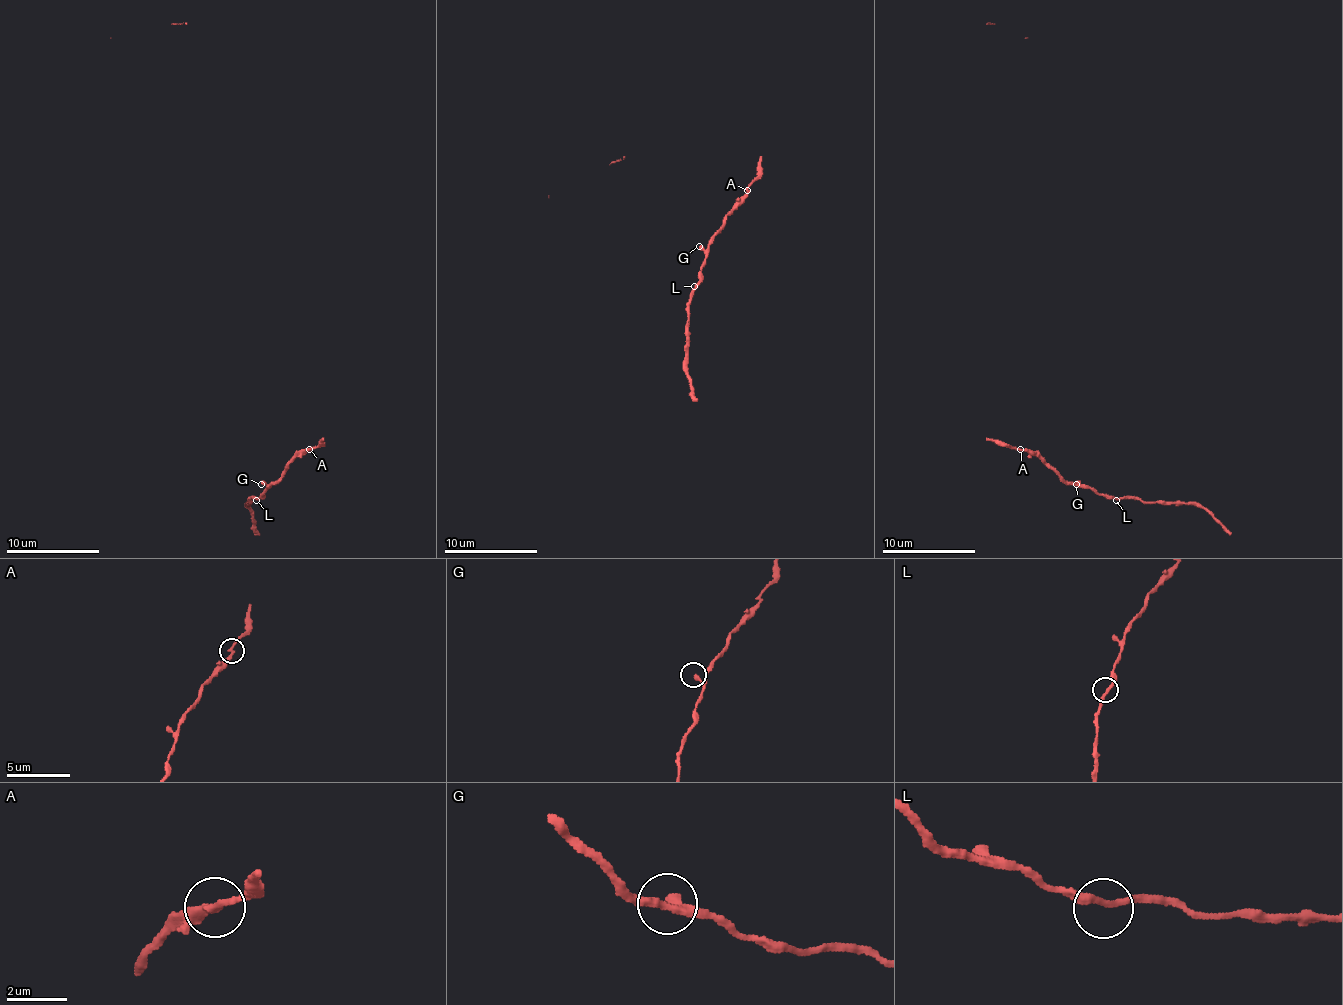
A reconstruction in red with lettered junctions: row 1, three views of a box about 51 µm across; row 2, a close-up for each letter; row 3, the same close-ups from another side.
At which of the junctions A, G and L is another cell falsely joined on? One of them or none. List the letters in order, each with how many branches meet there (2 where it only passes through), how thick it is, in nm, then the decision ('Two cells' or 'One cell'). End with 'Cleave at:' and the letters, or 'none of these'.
A: Branches: 2. Thickness 220 nm. One cell
G: Branches: 2. Thickness 220 nm. One cell
L: Branches: 2. Thickness 220 nm. One cell
Cleave at: none of these

